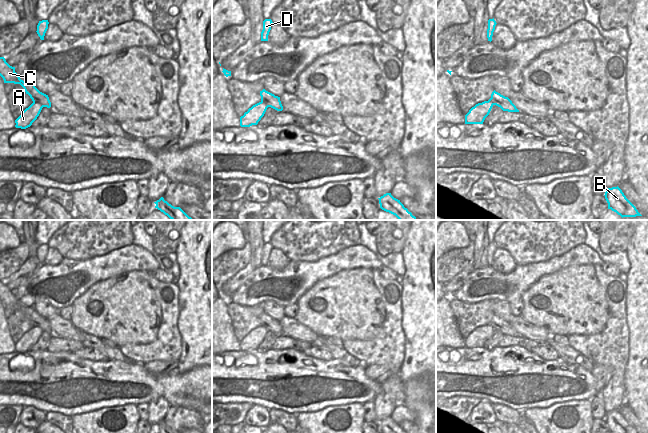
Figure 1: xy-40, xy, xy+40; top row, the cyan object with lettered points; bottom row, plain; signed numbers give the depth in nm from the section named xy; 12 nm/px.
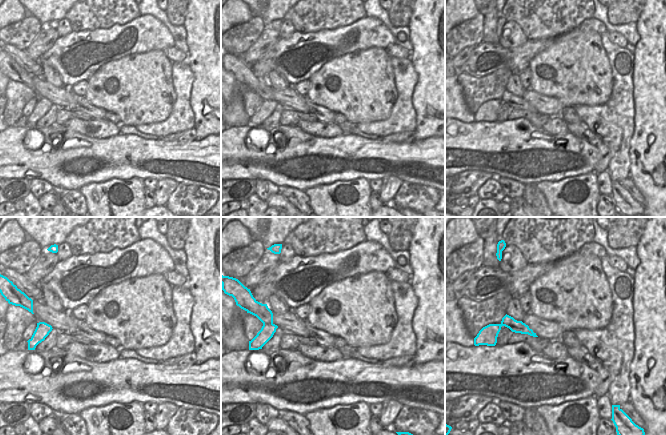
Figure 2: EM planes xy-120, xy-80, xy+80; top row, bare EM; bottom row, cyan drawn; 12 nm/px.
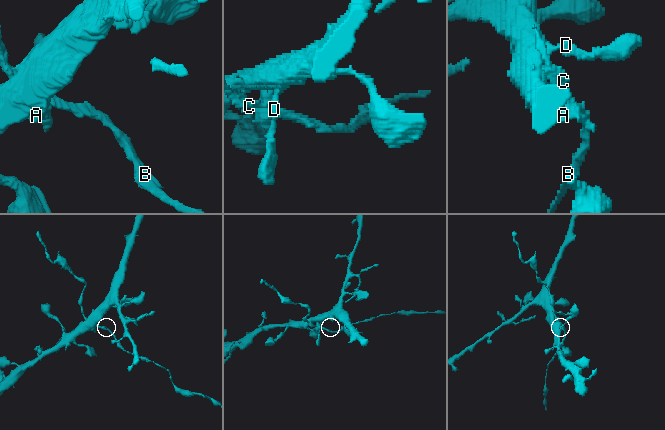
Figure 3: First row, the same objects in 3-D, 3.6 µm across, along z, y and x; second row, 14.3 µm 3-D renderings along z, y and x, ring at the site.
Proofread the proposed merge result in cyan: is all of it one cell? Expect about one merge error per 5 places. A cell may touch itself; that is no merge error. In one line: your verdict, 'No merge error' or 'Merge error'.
No merge error

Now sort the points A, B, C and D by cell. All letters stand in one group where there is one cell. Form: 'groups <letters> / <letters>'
groups A B C D

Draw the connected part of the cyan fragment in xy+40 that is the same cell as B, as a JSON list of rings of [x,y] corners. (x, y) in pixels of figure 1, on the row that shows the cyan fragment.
[[[618,186],[608,188],[604,196],[608,203],[608,209],[616,212],[622,218],[642,216]]]

